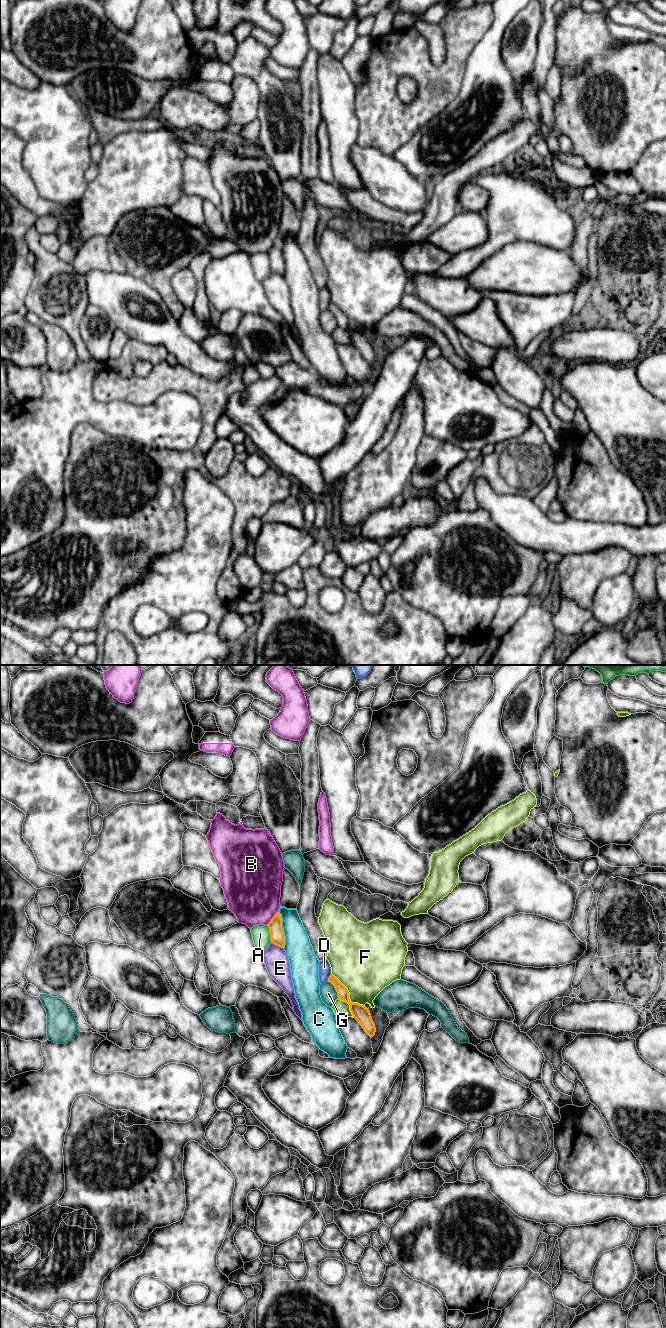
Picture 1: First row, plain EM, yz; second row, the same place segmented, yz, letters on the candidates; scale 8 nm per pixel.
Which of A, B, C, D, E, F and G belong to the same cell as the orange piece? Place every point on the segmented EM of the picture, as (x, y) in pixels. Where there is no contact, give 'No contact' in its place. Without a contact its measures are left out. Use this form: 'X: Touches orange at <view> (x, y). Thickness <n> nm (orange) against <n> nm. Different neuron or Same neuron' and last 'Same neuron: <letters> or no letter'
A: Touches orange at yz (270, 934). Thickness 120 nm (orange) against 140 nm. Different neuron
B: Touches orange at yz (272, 918). Thickness 120 nm (orange) against 440 nm. Different neuron
C: Touches orange at yz (282, 930). Thickness 120 nm (orange) against 220 nm. Different neuron
D: Touches orange at yz (328, 978). Thickness 100 nm (orange) against 100 nm. Different neuron
E: Touches orange at yz (277, 945). Thickness 120 nm (orange) against 190 nm. Different neuron
F: Touches orange at yz (348, 994). Thickness 120 nm (orange) against 440 nm. Different neuron
G: Touches orange at yz (335, 989). Thickness 110 nm (orange) against 130 nm. Different neuron
Same neuron: no letter

